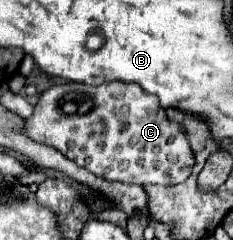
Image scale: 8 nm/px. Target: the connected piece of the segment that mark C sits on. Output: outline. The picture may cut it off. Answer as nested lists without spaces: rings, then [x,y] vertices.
[[[108,82],[100,86],[84,86],[84,84],[54,84],[44,90],[34,106],[32,116],[24,122],[24,134],[30,140],[52,146],[78,166],[90,170],[96,176],[102,176],[112,182],[124,184],[180,184],[184,182],[194,166],[194,156],[188,144],[188,136],[184,136],[184,128],[178,122],[170,122],[166,112],[158,106],[158,98],[146,94],[136,84],[124,82]]]

